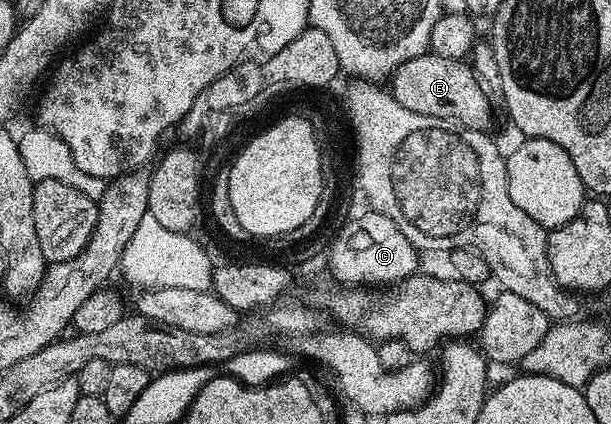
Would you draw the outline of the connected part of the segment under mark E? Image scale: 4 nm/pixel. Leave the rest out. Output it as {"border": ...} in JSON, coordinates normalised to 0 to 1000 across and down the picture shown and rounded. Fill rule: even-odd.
{"border":[[[699,123],[655,151],[637,193],[635,210],[646,236],[674,264],[687,264],[687,274],[732,278],[735,288],[787,309],[794,309],[795,295],[809,278],[802,262],[802,231],[795,224],[797,205],[777,175],[768,144]]]}

